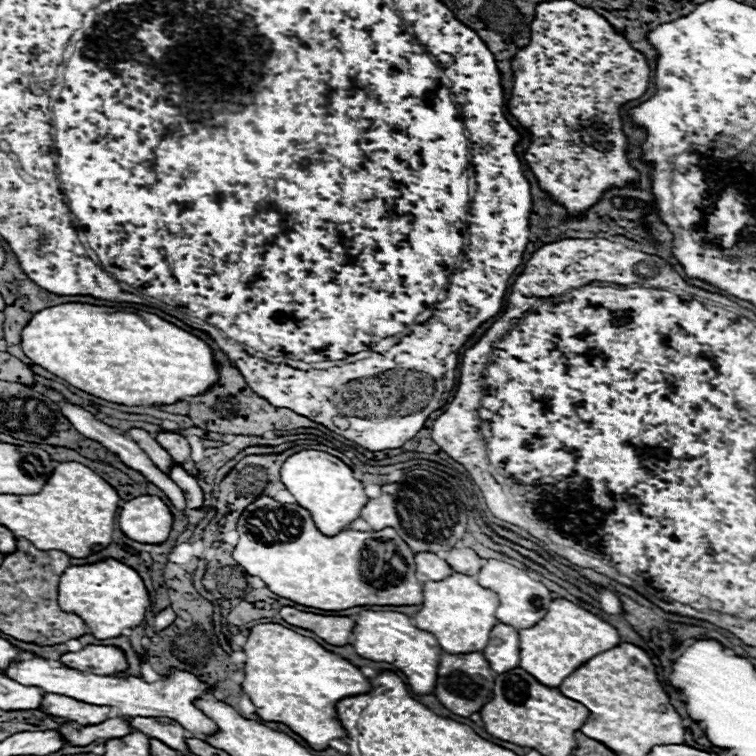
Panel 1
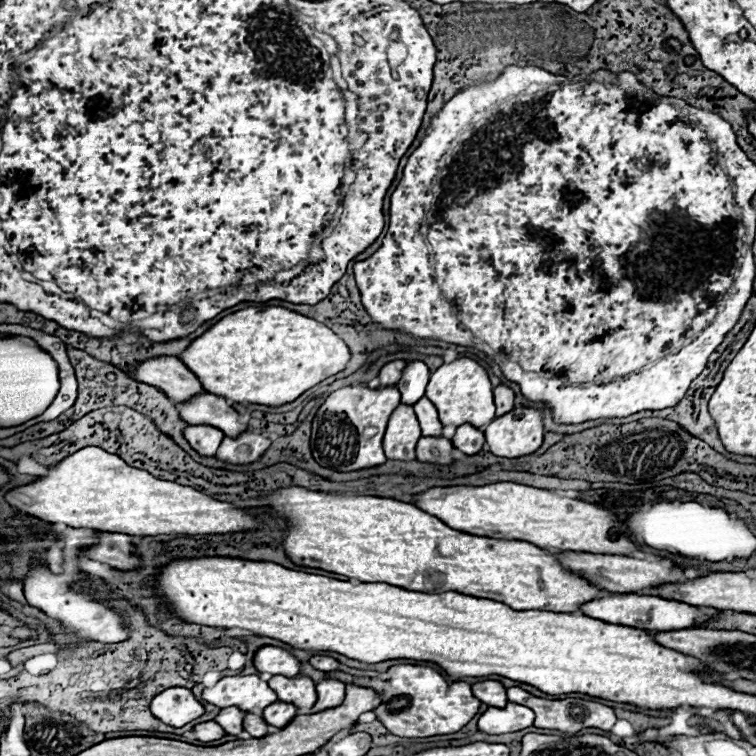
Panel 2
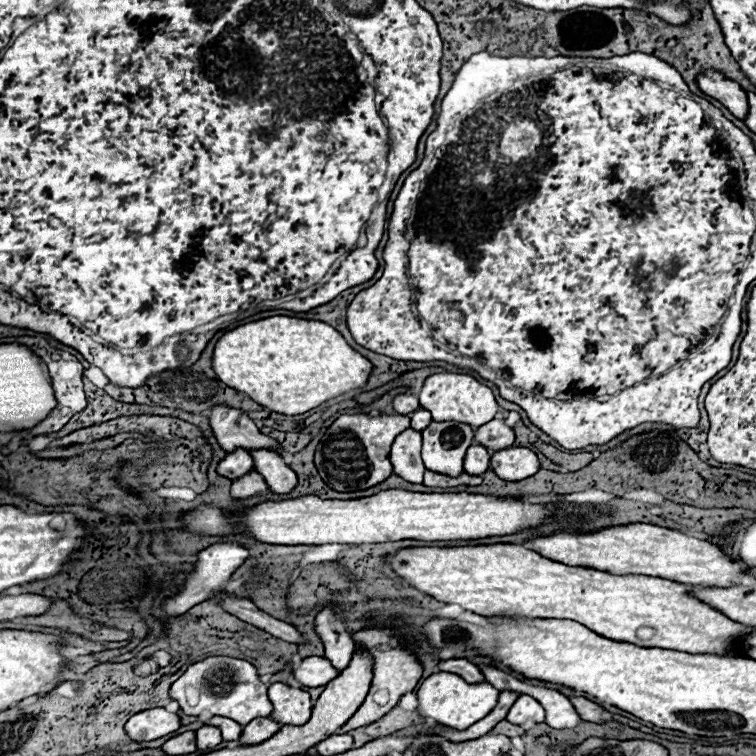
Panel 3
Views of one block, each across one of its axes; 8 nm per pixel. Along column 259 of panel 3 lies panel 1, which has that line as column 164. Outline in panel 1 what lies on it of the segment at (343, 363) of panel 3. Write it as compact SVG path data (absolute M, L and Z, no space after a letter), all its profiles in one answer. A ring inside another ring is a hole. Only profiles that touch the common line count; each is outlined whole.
M80 302L50 306L36 312L22 328L20 348L36 366L42 366L68 384L96 398L124 406L174 404L178 400L184 400L186 396L204 392L204 388L212 386L218 380L216 362L208 344L204 344L190 332L162 320L160 316L142 310L122 312L112 306L92 306Z

